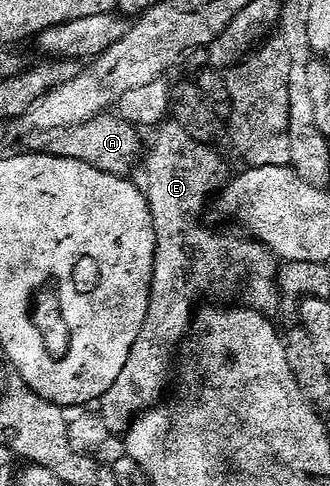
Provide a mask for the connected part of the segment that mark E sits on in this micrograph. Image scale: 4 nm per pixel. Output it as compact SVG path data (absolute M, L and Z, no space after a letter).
M176 122L169 124L170 129L161 128L159 130L160 135L155 139L151 149L147 150L145 154L142 168L146 171L148 184L146 191L144 192L146 200L149 202L149 211L152 213L153 221L153 232L156 233L156 253L153 254L153 273L152 273L152 285L149 289L149 301L148 301L148 317L144 317L144 325L140 329L140 337L136 337L136 345L132 345L132 353L128 353L128 362L124 364L124 369L120 369L120 377L116 377L116 381L108 393L104 393L101 399L97 400L96 403L96 414L101 419L103 425L105 425L107 432L111 436L121 436L123 433L130 430L131 423L138 418L139 415L144 411L149 411L151 407L155 406L163 398L162 390L166 387L166 378L171 378L172 367L170 371L170 362L175 362L176 359L176 348L181 346L181 343L185 340L191 325L193 324L193 316L197 308L197 301L200 297L214 297L216 301L232 302L237 306L247 307L250 310L259 311L265 316L271 316L272 313L276 312L280 301L282 301L282 294L280 288L280 267L277 258L271 254L269 250L258 240L246 236L241 232L235 231L216 231L202 225L202 217L206 211L206 205L208 203L208 195L210 193L215 194L219 192L222 187L225 186L227 179L229 178L230 172L228 173L228 167L221 155L214 149L211 144L200 143L194 138L189 137L188 133L185 133L184 129L179 126Z

